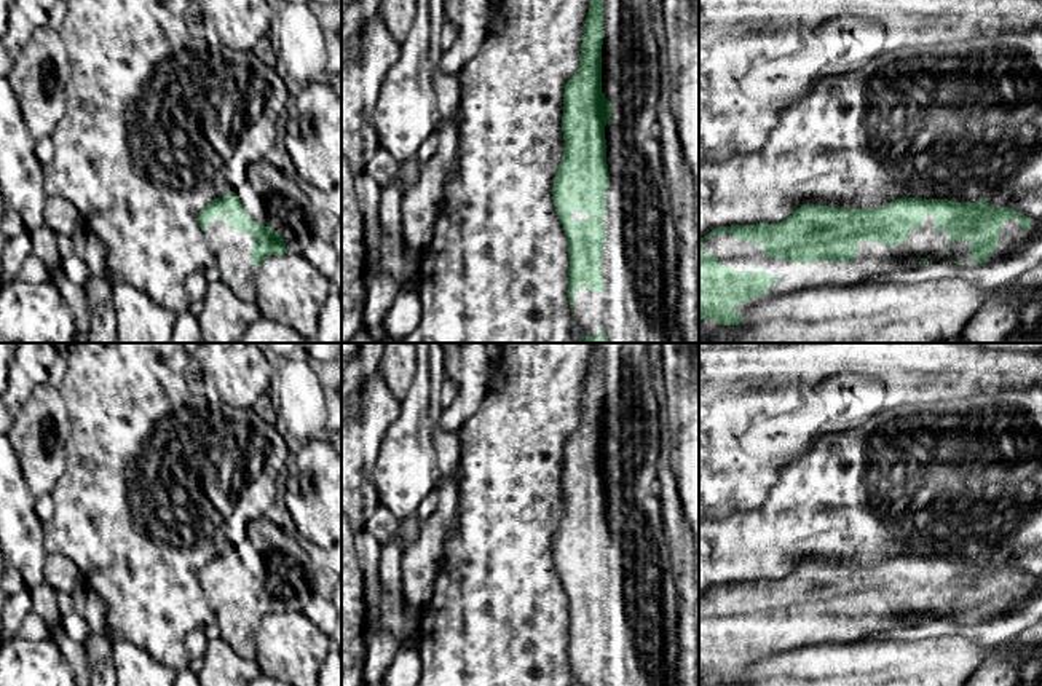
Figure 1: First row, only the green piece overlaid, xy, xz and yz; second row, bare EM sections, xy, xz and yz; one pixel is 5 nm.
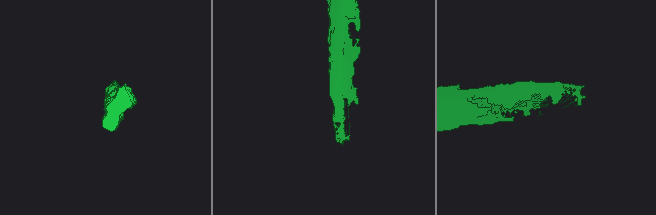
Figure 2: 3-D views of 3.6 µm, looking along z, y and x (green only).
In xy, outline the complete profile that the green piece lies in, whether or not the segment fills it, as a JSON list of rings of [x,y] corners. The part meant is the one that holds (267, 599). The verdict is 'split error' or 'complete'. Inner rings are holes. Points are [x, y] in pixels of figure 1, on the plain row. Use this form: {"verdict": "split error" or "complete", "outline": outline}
{"verdict": "split error", "outline": [[[225,523],[219,525],[212,536],[215,557],[211,558],[198,574],[198,581],[206,590],[207,581],[215,574],[220,581],[225,578],[233,587],[246,589],[254,595],[251,617],[254,627],[271,613],[286,613],[284,592],[273,585],[273,578],[255,579],[241,562],[241,557],[233,549],[231,541],[225,534]]]}

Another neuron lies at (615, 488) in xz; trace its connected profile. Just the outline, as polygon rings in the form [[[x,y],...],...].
[[[610,479],[605,483],[606,522],[610,544],[606,549],[606,565],[610,570],[610,593],[619,598],[624,593],[626,573],[629,566],[627,533],[622,518],[624,499],[629,483],[622,479]]]

